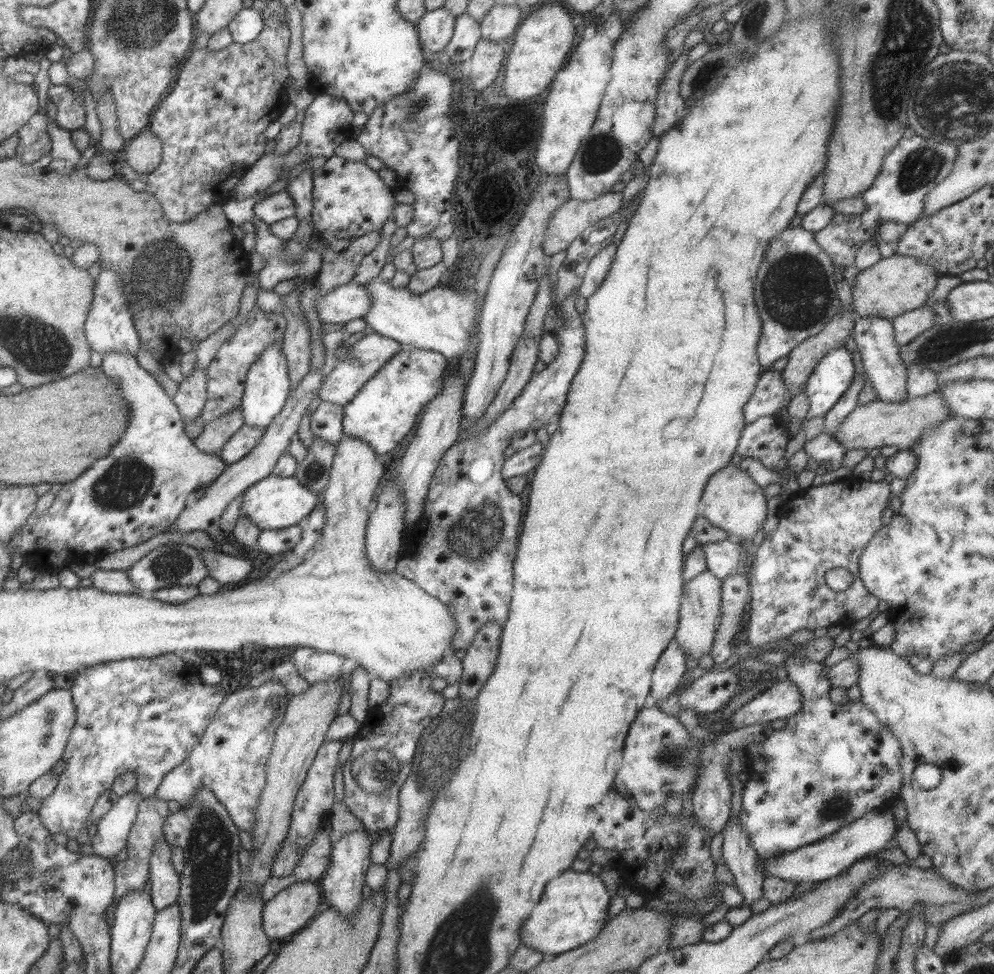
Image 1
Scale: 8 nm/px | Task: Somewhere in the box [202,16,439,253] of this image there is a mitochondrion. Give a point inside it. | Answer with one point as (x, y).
(422, 102)

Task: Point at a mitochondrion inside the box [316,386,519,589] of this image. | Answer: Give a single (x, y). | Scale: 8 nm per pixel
(475, 536)

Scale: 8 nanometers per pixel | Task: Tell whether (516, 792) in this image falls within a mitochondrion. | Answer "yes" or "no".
no

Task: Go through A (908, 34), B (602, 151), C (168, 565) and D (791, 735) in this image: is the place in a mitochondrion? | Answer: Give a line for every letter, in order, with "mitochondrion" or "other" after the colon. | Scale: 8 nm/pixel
A: mitochondrion
B: mitochondrion
C: mitochondrion
D: other

